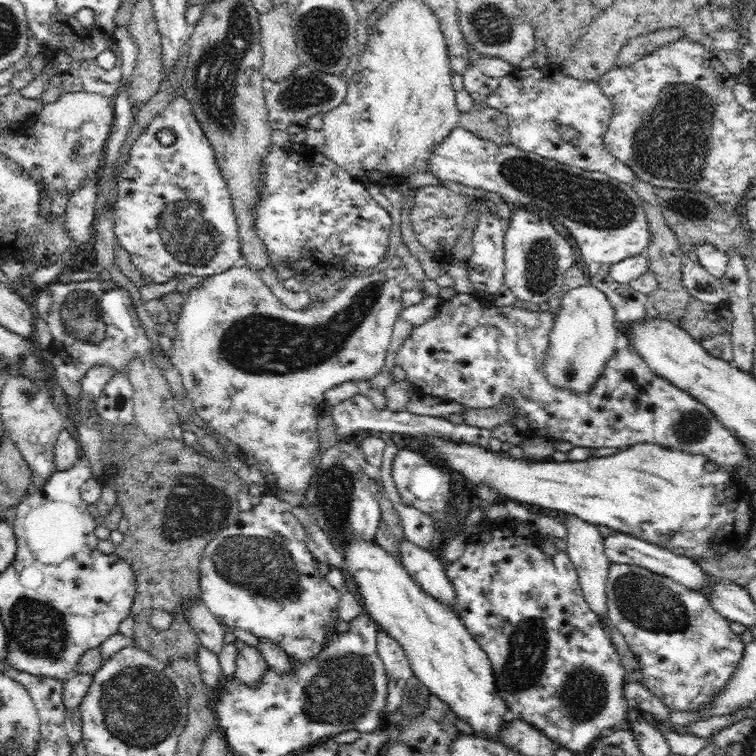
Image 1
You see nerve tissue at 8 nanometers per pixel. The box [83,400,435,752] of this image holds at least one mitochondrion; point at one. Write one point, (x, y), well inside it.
(141, 707)

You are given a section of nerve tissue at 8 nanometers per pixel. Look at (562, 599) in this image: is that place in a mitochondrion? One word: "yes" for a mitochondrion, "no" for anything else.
no

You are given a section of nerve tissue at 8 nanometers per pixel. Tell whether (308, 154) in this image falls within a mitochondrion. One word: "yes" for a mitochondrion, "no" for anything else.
no

